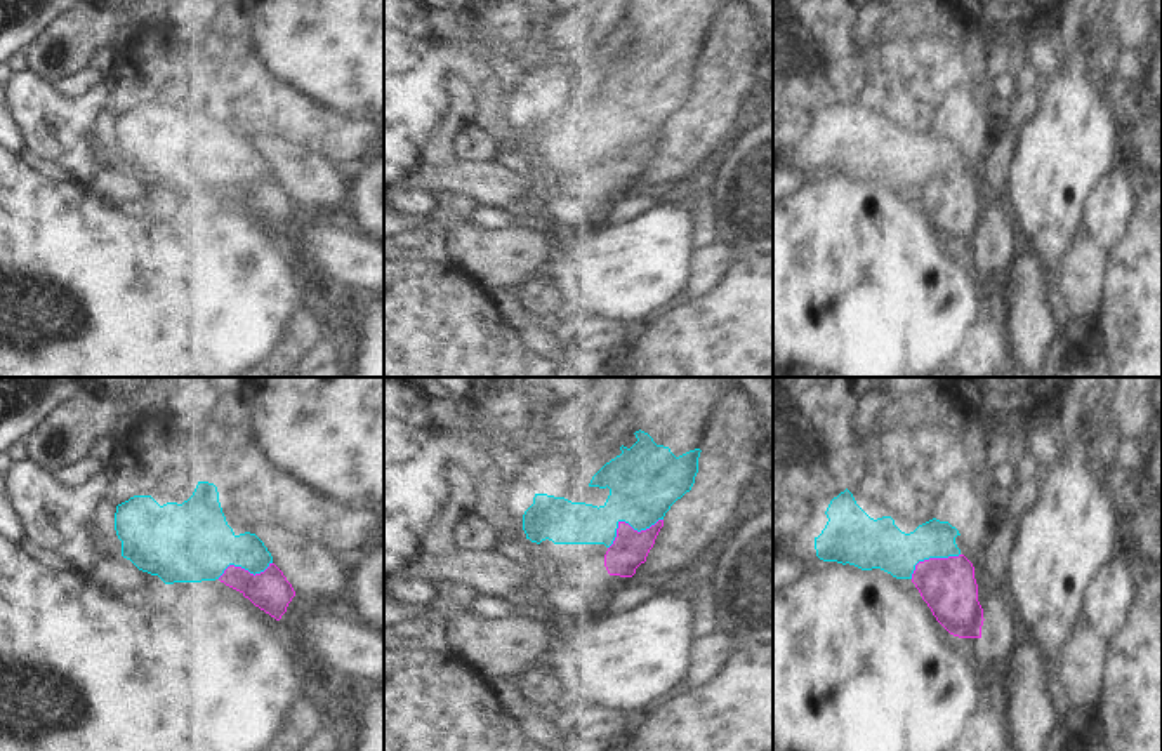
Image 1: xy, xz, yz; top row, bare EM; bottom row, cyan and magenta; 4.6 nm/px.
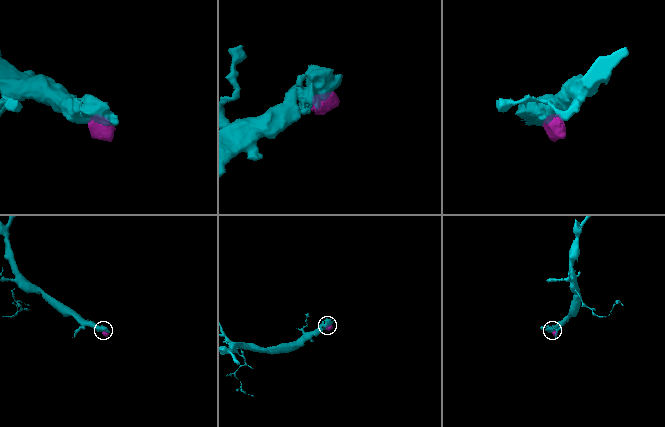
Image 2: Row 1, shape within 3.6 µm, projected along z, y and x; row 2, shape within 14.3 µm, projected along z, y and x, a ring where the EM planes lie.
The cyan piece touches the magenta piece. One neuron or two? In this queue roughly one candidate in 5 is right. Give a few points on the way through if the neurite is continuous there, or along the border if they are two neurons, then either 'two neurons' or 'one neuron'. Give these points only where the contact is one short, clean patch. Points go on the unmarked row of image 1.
along xz (662, 129), (640, 141), (620, 132), (617, 146), (608, 159) | two neurons

